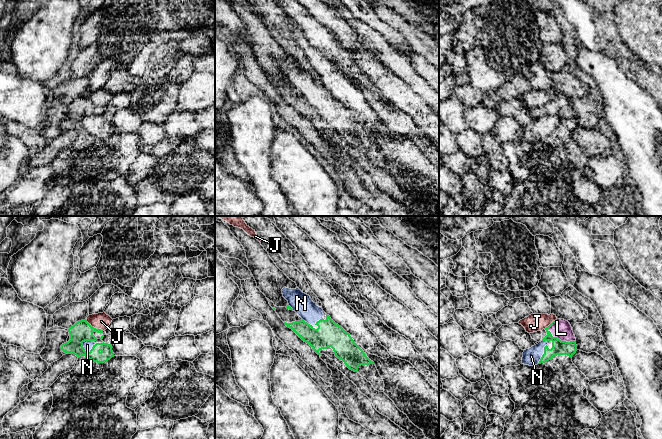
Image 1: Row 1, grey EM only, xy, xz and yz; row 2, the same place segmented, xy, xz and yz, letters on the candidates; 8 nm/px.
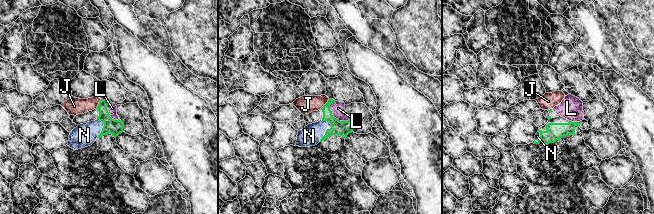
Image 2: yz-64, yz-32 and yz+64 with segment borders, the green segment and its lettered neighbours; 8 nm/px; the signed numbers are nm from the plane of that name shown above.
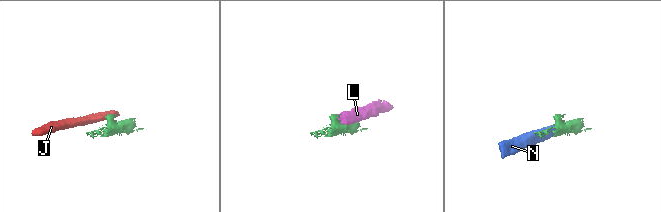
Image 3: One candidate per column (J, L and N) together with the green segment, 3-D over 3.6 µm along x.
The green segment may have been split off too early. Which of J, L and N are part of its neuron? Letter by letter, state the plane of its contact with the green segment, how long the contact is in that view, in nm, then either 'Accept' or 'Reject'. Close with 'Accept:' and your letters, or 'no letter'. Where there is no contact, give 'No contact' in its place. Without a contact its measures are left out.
J: Touches green in xy. Shared border 180 nm. Reject
L: Touches green in yz. Shared border 240 nm. Reject
N: Touches green in xy. Shared border 120 nm. Accept
Accept: N

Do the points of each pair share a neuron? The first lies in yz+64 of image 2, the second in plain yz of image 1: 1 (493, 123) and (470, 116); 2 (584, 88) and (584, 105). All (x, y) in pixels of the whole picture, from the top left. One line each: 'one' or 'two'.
1: one
2: two

